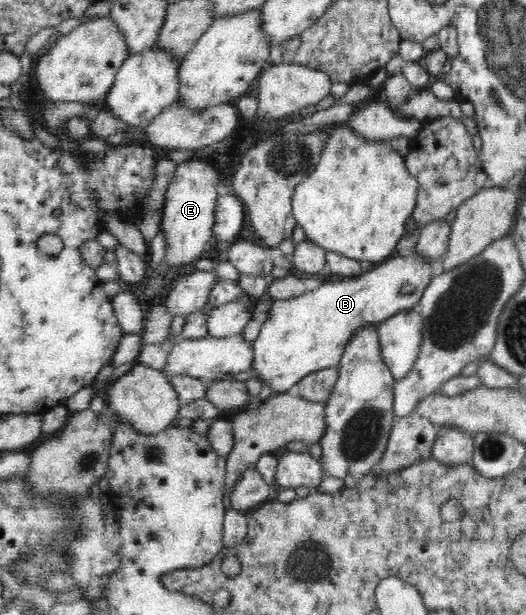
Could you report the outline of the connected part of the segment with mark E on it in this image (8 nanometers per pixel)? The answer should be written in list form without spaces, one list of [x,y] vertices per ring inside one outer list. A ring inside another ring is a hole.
[[[187,160],[176,167],[164,196],[161,218],[161,230],[166,242],[165,263],[167,265],[180,267],[201,258],[205,244],[213,235],[217,198],[220,198],[217,193],[219,182],[221,182],[221,174],[209,162]]]

